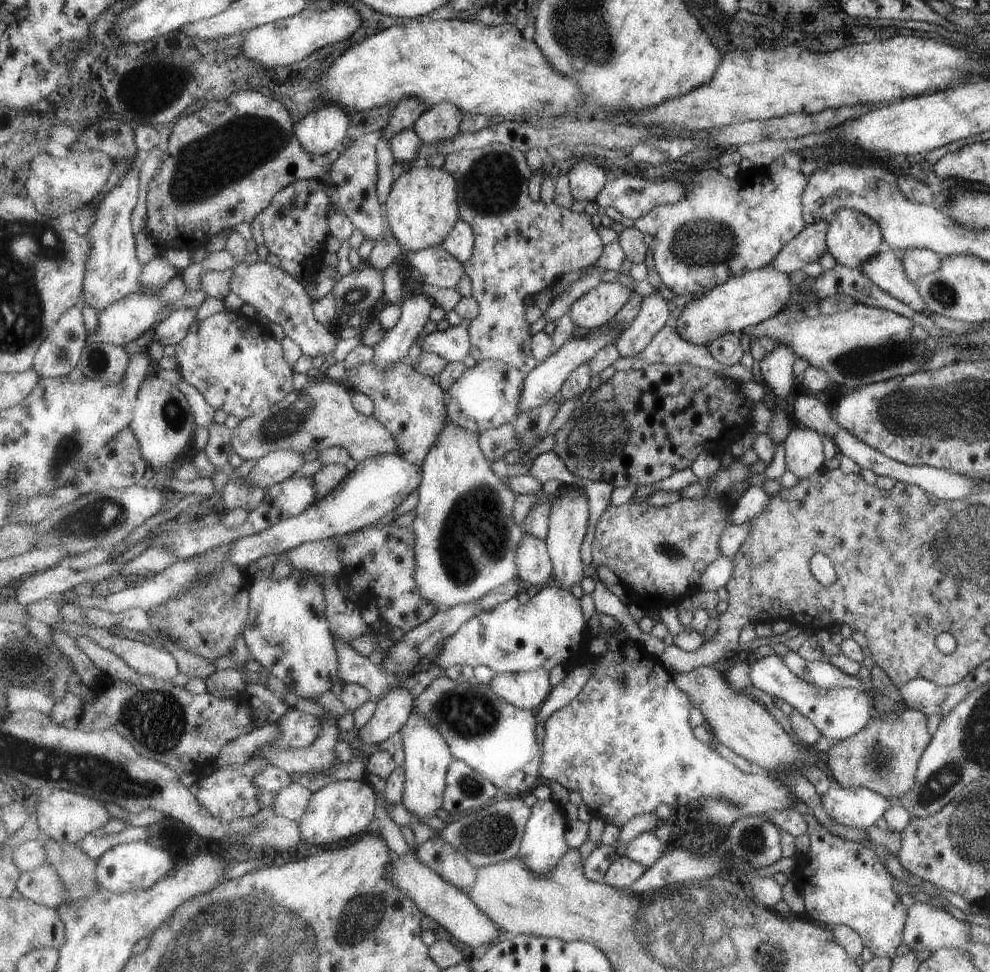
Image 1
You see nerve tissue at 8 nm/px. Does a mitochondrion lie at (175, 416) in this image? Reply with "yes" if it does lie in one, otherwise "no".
yes

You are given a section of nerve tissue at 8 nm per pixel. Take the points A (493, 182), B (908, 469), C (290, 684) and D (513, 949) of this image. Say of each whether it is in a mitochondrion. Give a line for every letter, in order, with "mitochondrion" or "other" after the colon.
A: mitochondrion
B: other
C: other
D: other

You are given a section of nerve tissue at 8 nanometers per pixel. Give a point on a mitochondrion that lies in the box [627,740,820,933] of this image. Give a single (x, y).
(753, 841)

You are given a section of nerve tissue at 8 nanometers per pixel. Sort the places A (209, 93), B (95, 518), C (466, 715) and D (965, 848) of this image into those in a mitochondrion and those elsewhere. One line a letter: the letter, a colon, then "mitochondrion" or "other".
A: other
B: mitochondrion
C: mitochondrion
D: mitochondrion

